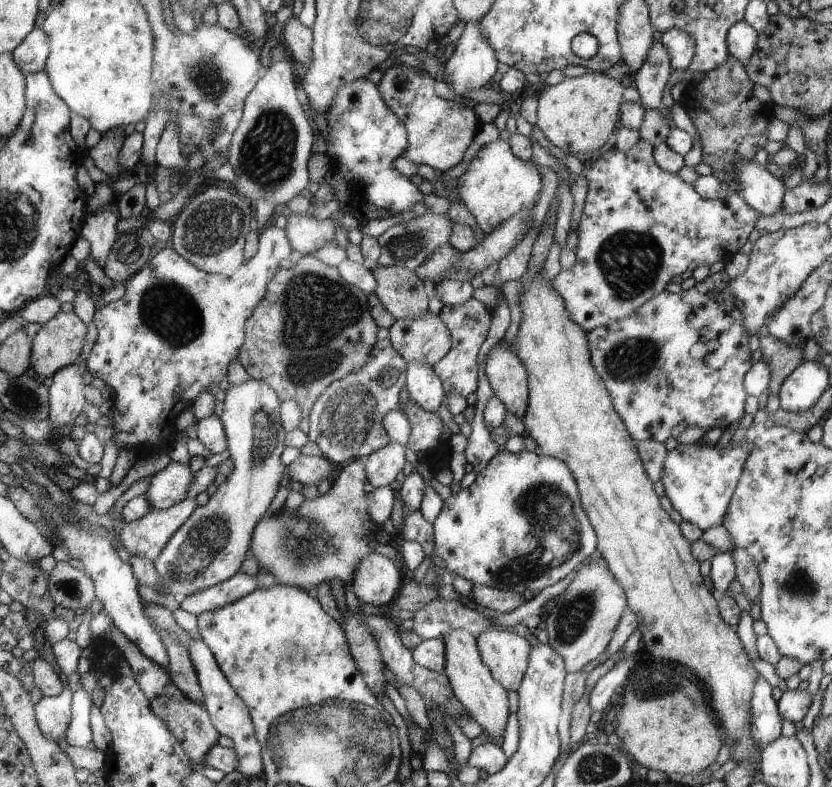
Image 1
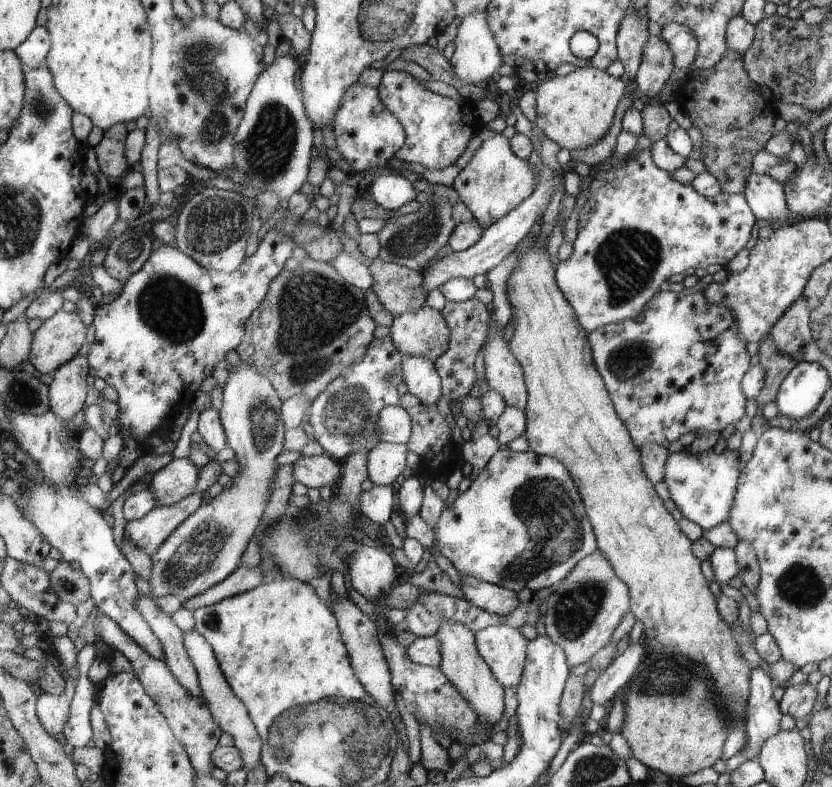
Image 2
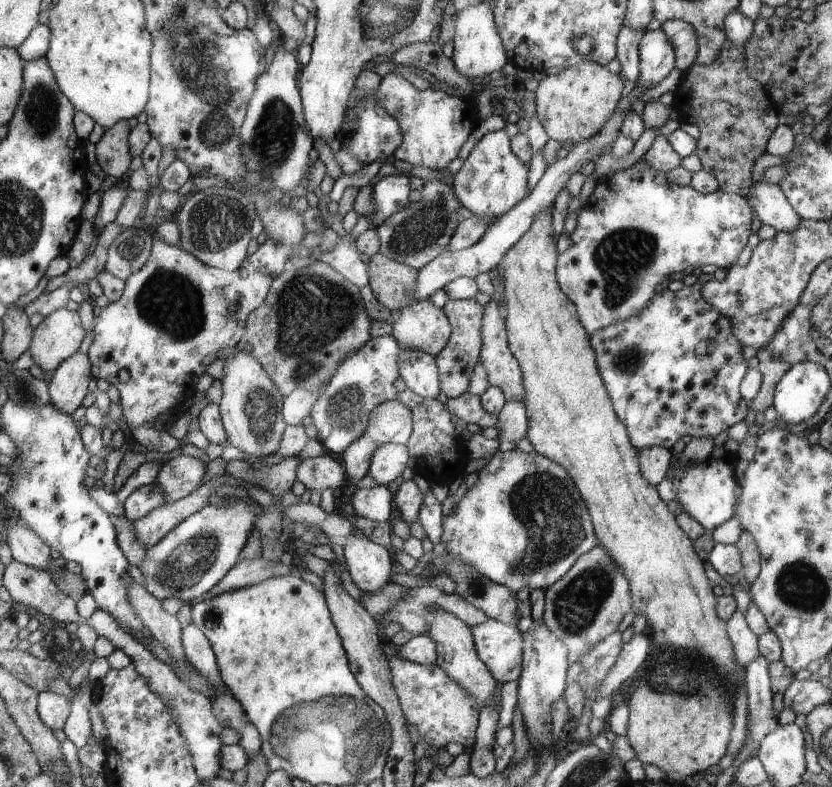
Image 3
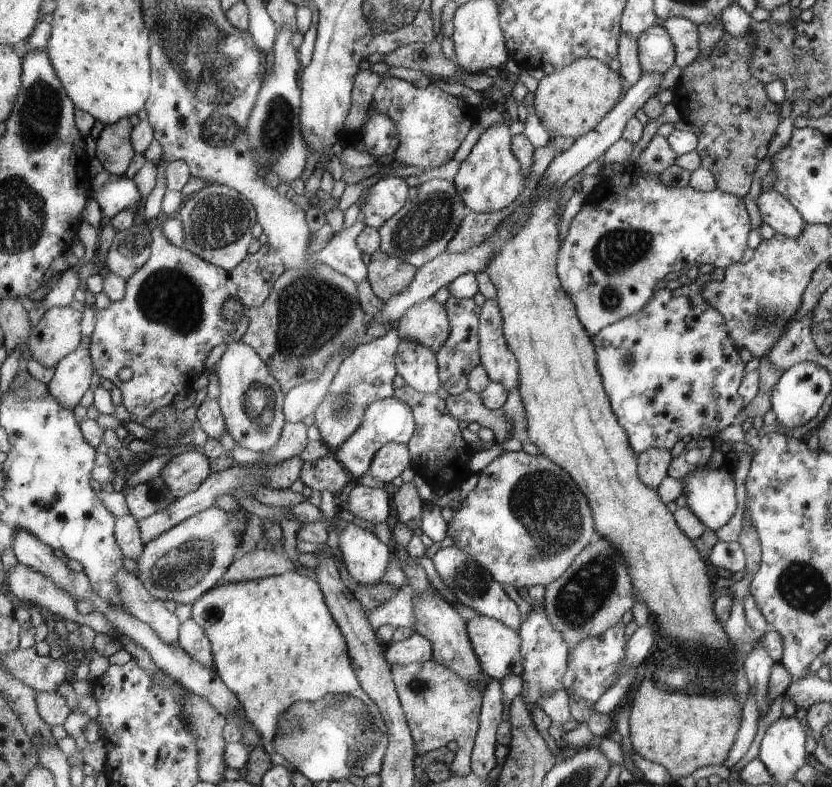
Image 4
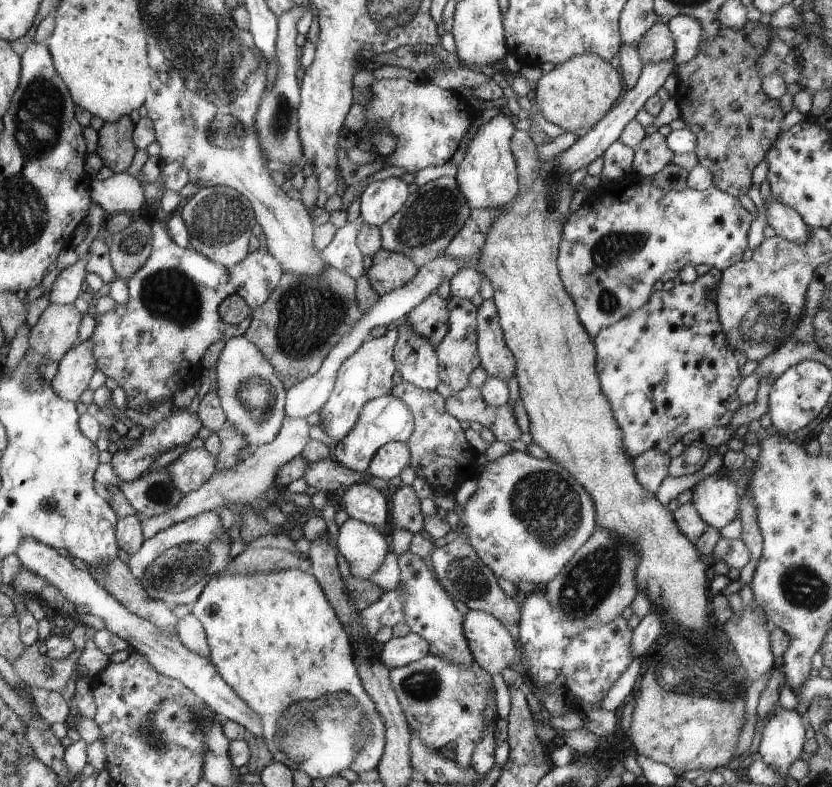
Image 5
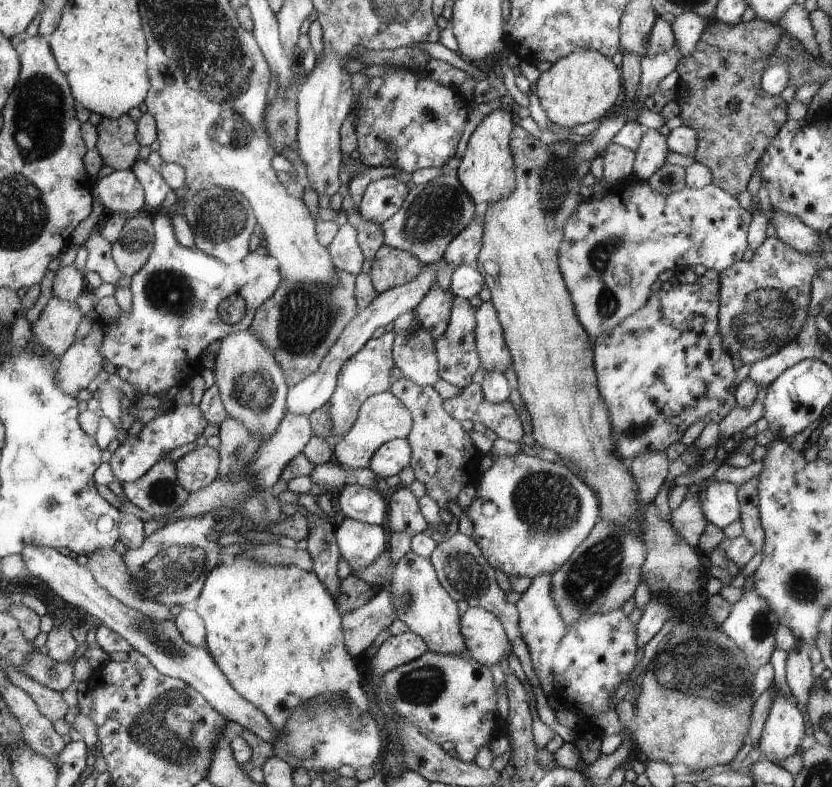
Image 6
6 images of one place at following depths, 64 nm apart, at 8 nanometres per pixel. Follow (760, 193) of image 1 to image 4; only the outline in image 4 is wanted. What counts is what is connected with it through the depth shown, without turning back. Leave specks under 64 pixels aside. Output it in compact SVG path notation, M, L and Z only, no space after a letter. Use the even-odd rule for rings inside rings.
M773 188L760 194L756 204L763 223L770 225L777 234L796 239L804 233L807 223L800 212Z

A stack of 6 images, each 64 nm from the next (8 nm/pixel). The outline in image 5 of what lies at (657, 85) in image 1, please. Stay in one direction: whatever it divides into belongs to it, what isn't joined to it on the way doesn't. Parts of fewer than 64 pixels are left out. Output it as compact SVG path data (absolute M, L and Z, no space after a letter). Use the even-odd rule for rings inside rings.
M656 22L641 39L637 48L644 65L675 56L675 43L667 24Z

